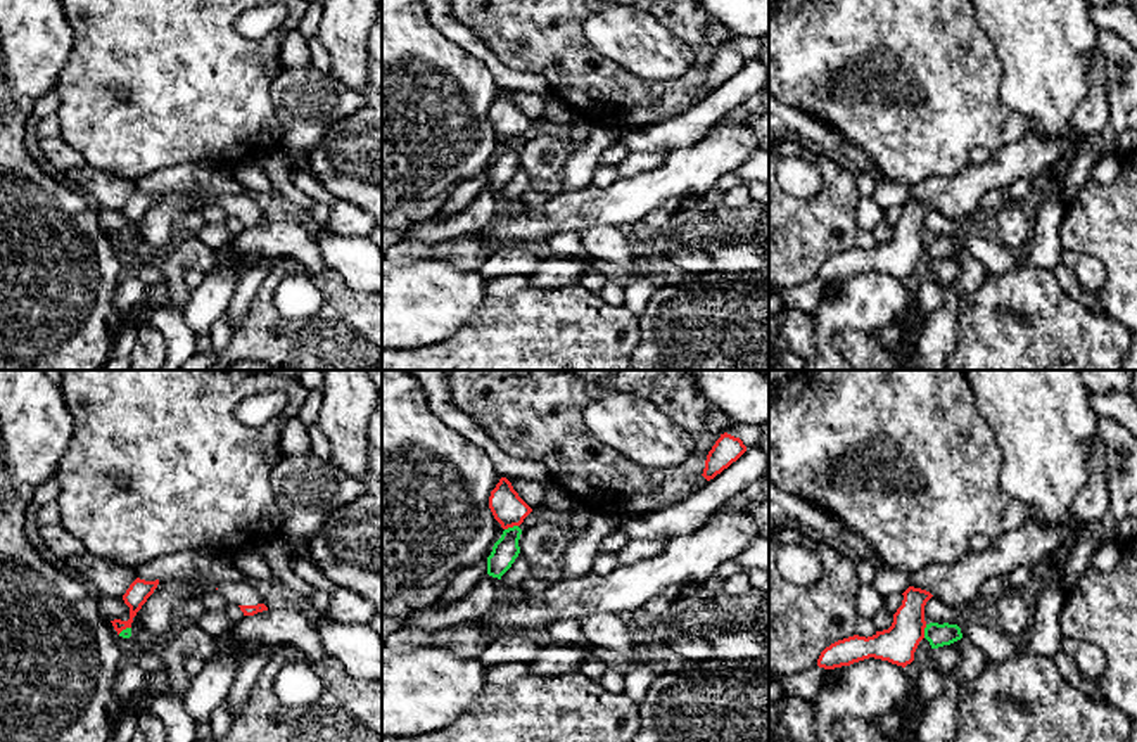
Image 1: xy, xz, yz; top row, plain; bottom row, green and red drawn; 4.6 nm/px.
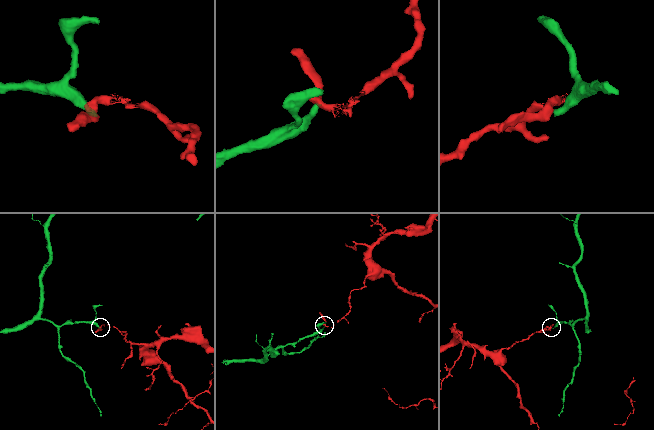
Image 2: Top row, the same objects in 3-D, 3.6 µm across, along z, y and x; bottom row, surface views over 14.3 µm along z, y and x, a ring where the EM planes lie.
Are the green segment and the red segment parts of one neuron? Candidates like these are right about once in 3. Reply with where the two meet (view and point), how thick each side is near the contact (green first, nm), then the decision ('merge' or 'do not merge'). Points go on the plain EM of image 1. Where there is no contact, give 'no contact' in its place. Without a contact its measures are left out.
xz (510, 140) | 120/160 nm | do not merge

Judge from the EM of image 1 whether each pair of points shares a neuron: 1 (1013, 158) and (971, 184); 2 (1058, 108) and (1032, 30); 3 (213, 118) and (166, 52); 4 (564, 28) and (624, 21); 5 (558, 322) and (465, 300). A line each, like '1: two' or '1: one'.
1: one
2: one
3: one
4: two
5: two

